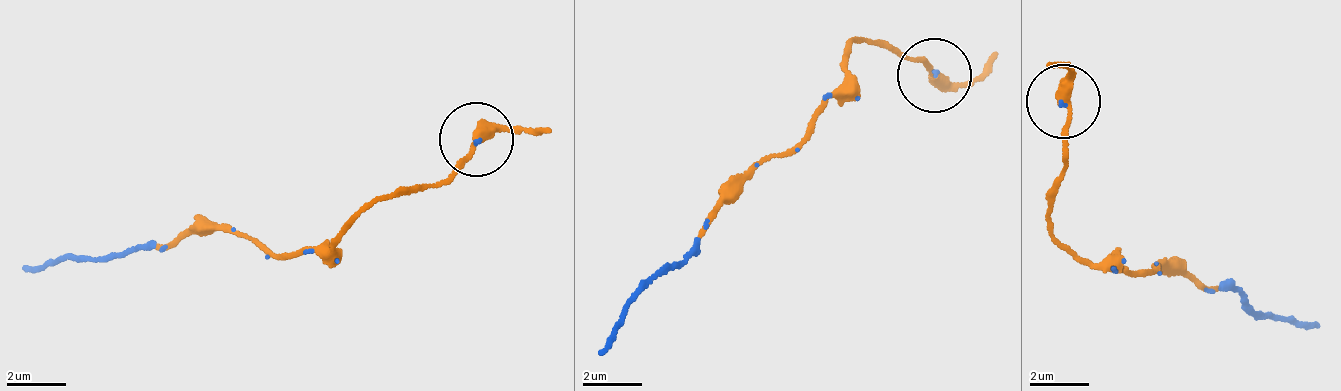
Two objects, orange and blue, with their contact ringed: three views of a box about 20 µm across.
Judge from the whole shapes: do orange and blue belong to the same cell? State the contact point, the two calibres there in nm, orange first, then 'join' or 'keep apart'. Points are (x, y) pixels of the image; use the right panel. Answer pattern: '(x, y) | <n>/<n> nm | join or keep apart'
(1063, 101) | 320/50 nm | join

